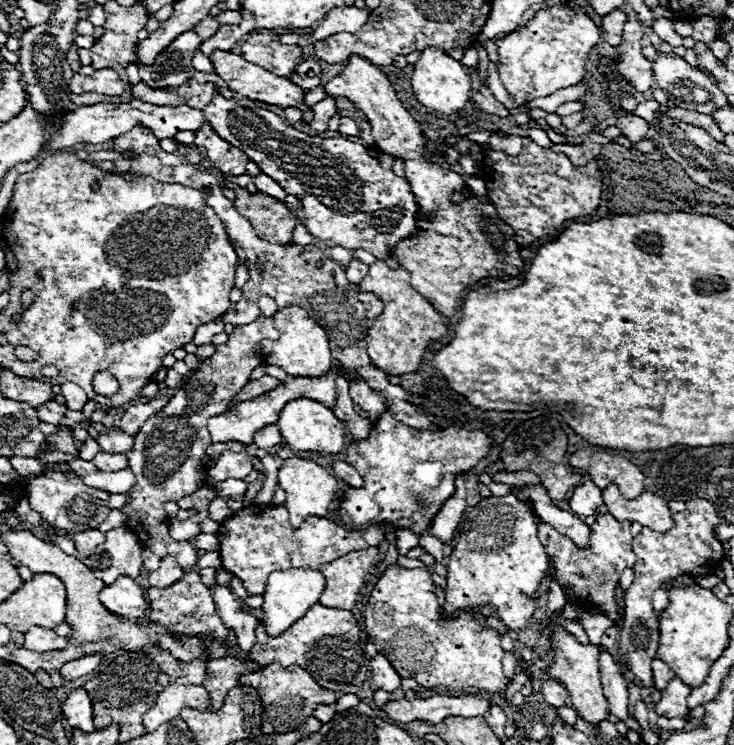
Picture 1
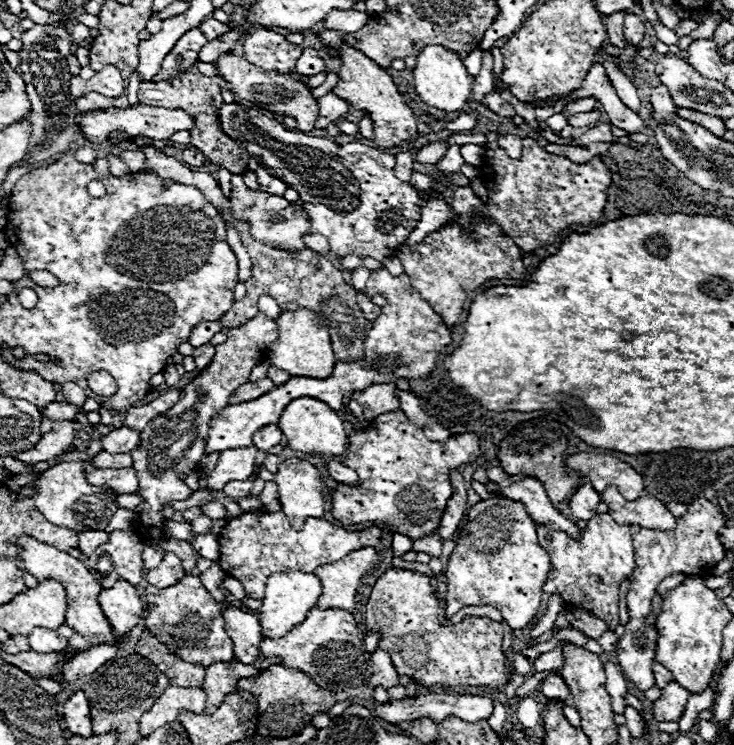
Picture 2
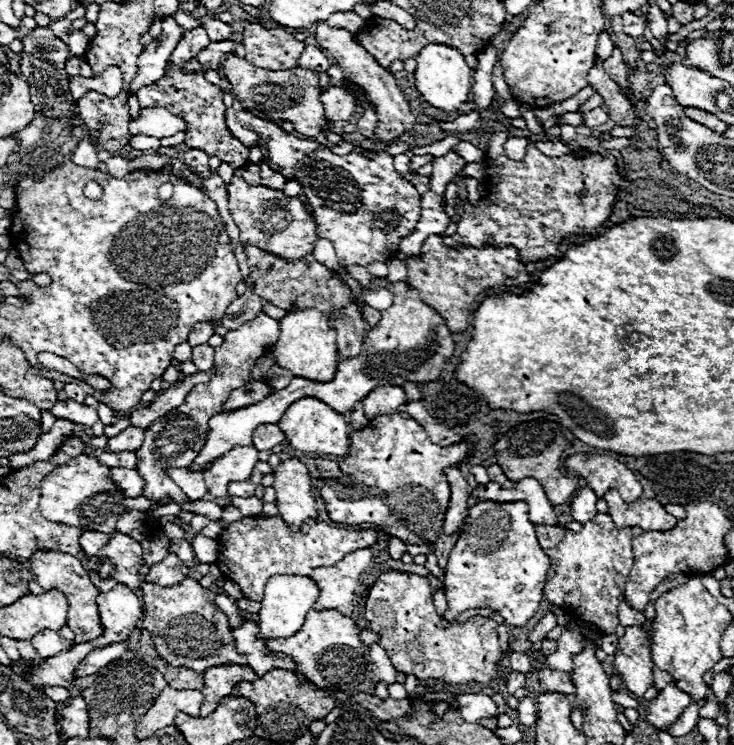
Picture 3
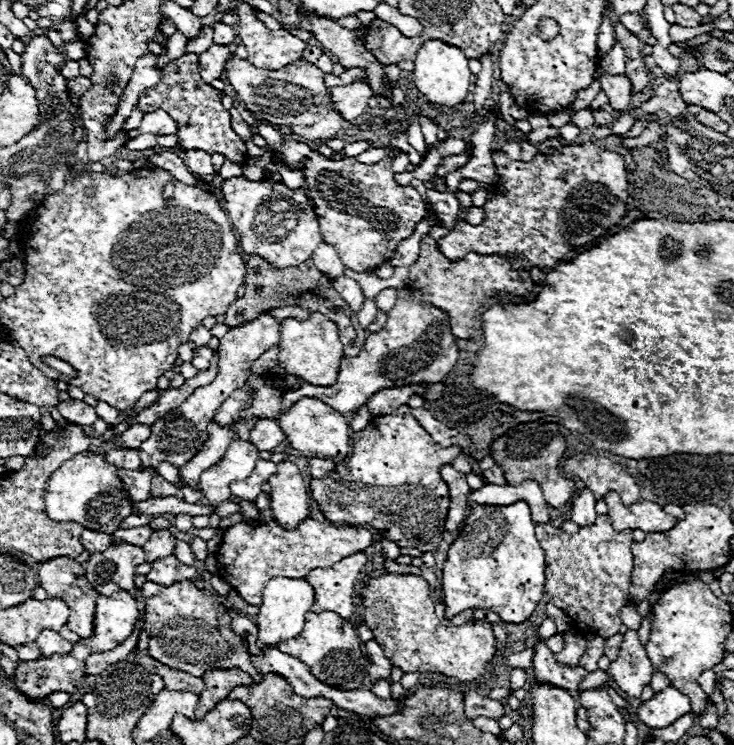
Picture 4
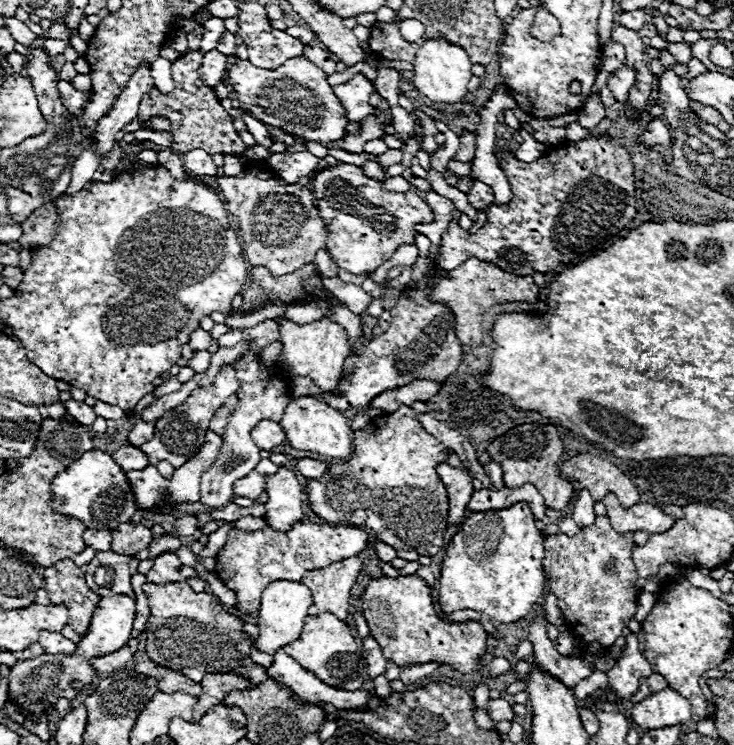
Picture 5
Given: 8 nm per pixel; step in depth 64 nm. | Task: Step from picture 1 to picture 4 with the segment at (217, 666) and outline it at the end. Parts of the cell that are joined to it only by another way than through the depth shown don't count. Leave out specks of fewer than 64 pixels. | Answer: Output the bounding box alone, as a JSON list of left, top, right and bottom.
[196,670,252,720]

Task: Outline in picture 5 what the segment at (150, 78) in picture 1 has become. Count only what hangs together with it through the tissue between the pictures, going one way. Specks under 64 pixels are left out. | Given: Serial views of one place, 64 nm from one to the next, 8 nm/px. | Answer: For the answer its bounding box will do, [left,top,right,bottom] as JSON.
[200,18,224,52]

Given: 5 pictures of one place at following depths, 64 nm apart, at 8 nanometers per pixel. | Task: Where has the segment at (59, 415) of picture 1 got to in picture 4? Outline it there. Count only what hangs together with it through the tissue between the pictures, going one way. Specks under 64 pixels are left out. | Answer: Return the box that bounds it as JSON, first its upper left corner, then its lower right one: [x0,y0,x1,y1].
[58,398,98,426]

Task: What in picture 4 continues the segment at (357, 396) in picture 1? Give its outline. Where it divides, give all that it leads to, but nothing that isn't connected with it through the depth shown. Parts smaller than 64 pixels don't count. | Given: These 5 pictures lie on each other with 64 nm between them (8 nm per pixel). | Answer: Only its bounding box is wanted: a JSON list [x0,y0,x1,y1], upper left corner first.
[366,384,426,416]

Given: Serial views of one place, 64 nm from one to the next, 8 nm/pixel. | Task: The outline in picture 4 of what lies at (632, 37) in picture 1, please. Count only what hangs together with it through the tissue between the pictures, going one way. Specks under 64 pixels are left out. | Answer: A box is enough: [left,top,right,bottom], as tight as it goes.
[620,14,646,34]

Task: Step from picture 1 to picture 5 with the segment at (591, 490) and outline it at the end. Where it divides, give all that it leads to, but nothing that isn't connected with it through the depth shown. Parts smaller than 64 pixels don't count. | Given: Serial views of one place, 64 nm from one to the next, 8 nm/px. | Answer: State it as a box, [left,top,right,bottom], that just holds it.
[572,490,596,528]

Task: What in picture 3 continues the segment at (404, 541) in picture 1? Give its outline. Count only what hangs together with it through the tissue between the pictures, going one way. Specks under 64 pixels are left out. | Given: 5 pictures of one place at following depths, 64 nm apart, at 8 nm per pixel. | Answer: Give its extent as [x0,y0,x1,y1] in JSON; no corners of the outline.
[388,538,406,560]

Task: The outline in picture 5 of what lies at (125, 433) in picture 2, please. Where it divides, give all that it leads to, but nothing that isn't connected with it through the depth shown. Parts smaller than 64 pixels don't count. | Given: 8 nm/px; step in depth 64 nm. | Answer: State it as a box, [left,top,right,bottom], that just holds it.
[128,420,156,446]

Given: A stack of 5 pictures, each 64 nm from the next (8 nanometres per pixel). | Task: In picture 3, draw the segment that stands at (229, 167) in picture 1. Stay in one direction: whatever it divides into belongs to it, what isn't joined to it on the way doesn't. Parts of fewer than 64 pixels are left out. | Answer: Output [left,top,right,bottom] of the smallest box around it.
[138,58,248,168]

